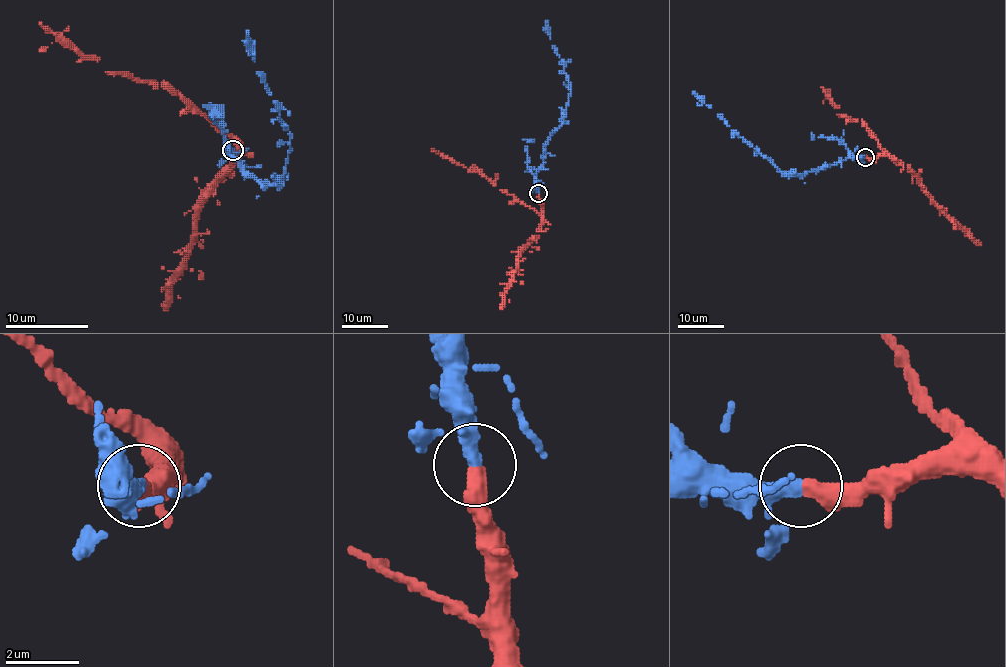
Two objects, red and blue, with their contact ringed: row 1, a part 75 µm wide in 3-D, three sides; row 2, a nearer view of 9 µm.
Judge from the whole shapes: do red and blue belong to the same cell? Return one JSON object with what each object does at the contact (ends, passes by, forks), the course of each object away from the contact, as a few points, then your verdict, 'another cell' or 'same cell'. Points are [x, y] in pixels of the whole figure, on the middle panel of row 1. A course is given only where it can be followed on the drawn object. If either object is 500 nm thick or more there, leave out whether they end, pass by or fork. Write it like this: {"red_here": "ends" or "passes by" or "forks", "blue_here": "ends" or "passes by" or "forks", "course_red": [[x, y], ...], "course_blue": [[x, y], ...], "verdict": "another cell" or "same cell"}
{"red_here": "ends", "blue_here": "passes by", "course_red": [[538, 194], [539, 212], [499, 189], [479, 172], [432, 150]], "course_blue": [[538, 193], [537, 176], [546, 141], [561, 124], [570, 84], [564, 62], [552, 45], [546, 22]], "verdict": "same cell"}

